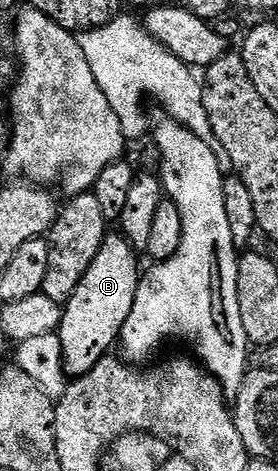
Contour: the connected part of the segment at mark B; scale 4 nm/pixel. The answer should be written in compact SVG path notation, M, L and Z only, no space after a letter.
M109 235L104 238L102 247L98 247L98 255L94 255L94 263L86 275L82 275L82 283L78 283L78 291L63 306L64 318L60 320L59 334L62 343L62 359L64 360L64 372L69 378L84 377L92 368L109 356L108 349L120 340L120 332L130 315L130 307L134 307L134 295L140 286L142 268L136 262L137 250L122 235Z

